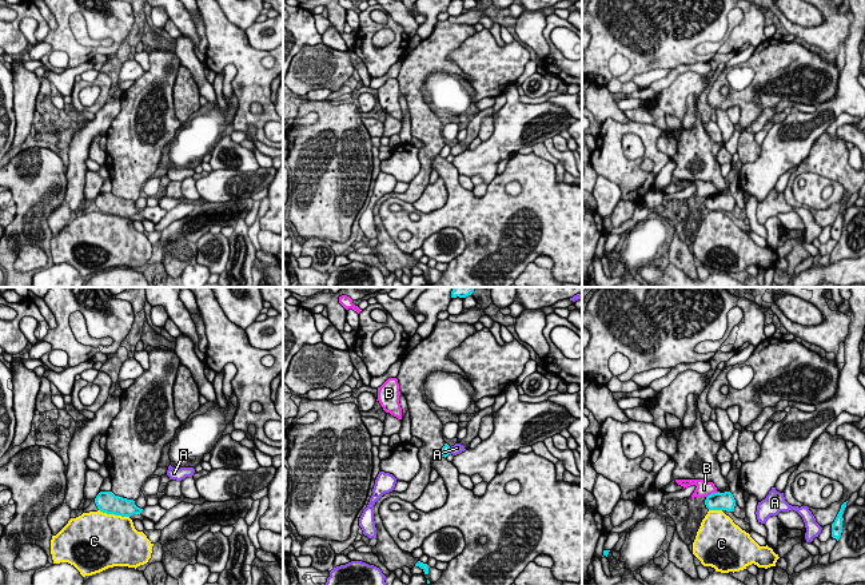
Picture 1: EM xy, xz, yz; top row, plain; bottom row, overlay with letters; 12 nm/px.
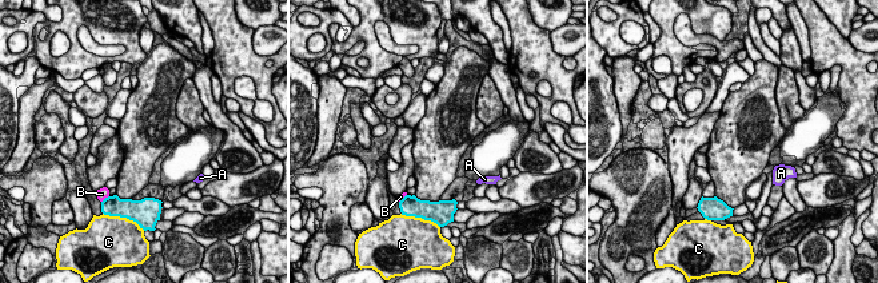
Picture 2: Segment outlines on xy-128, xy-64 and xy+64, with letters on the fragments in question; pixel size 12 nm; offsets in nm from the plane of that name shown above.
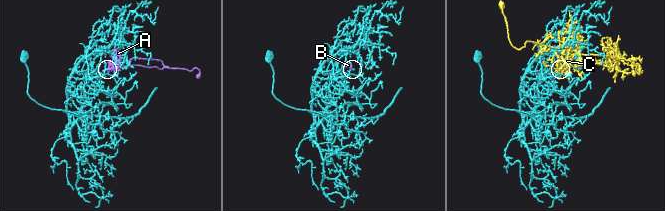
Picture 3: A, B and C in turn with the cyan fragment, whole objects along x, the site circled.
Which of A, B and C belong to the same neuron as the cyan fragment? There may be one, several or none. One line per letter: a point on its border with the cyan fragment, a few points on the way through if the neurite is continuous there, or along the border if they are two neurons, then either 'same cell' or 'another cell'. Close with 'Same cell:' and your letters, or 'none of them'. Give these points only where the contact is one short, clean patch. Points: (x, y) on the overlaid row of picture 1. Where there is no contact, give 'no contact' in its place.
A: meets cyan in xz at (449, 450); another cell
B: meets cyan in yz at (713, 493); border along yz (717, 492), (706, 497); another cell
C: meets cyan in xy at (114, 513); another cell
Same cell: none of them

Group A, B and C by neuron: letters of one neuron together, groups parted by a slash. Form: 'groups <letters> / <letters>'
groups A / B / C

